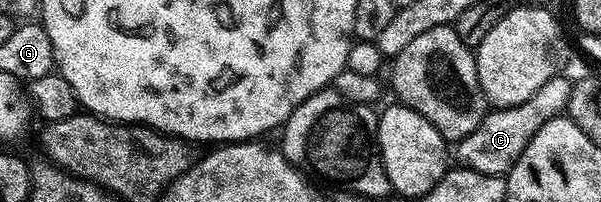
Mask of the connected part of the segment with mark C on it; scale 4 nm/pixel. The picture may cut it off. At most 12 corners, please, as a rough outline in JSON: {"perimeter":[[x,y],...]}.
{"perimeter":[[571,78],[491,108],[457,142],[461,168],[509,174],[532,135],[567,112]]}

